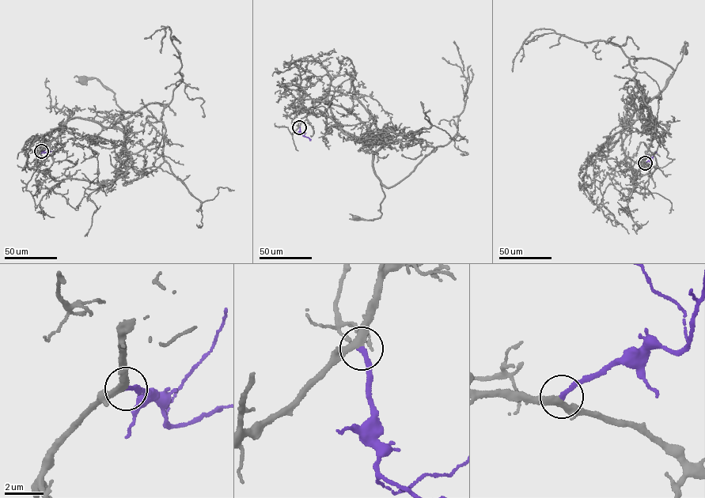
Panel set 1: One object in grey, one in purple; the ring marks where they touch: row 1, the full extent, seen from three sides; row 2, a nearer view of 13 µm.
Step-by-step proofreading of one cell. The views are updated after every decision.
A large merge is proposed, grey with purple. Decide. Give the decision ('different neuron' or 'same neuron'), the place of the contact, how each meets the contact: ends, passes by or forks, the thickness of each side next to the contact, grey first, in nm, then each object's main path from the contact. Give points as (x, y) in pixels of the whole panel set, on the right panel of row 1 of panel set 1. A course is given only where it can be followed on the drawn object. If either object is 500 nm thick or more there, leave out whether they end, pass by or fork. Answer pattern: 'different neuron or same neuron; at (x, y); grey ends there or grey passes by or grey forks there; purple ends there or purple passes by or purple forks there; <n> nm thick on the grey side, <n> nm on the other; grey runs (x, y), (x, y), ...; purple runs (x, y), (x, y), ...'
same neuron; at (645, 163); grey passes by; purple ends there; 280 nm thick on the grey side, 240 nm on the other; grey runs (645, 163), (626, 156), (621, 134), (634, 111), (664, 88), (682, 58), (687, 44), (684, 42), (684, 50); purple runs (645, 163), (651, 160), (656, 152)

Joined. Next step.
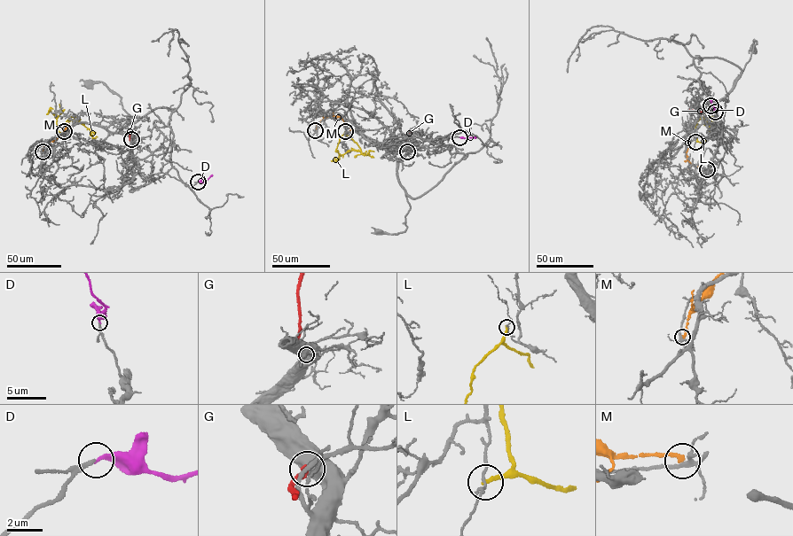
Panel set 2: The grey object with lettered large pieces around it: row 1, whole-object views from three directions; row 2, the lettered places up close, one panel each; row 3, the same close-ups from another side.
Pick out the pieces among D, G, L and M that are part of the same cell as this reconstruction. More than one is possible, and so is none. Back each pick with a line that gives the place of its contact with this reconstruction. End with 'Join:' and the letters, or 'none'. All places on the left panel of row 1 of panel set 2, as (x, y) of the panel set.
D: (198, 182)
Join: D

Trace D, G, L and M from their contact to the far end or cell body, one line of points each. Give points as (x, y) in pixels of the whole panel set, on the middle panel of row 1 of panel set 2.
D: (459, 137), (476, 137)
G: (407, 151), (406, 142), (411, 131)
L: (344, 131), (362, 154), (370, 155), (369, 151), (373, 151)
M: (315, 130), (323, 119), (334, 115), (350, 127), (349, 132)

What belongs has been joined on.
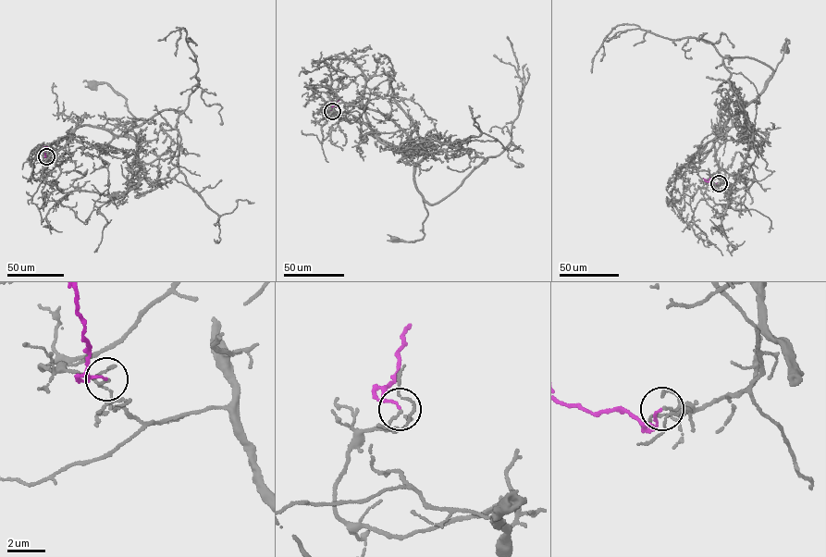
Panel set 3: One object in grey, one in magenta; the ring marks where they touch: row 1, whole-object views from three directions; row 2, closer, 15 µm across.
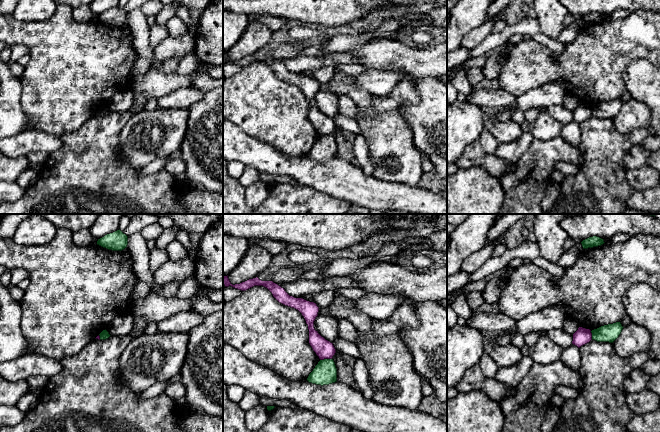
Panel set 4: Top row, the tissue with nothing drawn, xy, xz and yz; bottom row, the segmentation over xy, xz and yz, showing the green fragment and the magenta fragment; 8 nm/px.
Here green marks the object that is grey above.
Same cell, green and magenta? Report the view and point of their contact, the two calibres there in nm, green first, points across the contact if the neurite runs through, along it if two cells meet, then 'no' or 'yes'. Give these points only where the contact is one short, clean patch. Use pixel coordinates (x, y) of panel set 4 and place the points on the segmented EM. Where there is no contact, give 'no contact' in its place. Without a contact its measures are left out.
meets green in xz at (325, 359); 190 nm thick on the green side, 160 nm on the other; border along xz (331, 358), (320, 360); no

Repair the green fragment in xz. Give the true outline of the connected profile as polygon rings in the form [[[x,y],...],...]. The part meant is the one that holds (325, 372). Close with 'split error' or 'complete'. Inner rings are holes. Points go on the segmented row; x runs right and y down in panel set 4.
[[[320,360],[309,374],[307,381],[321,386],[337,382],[337,368],[334,360]]]; complete

